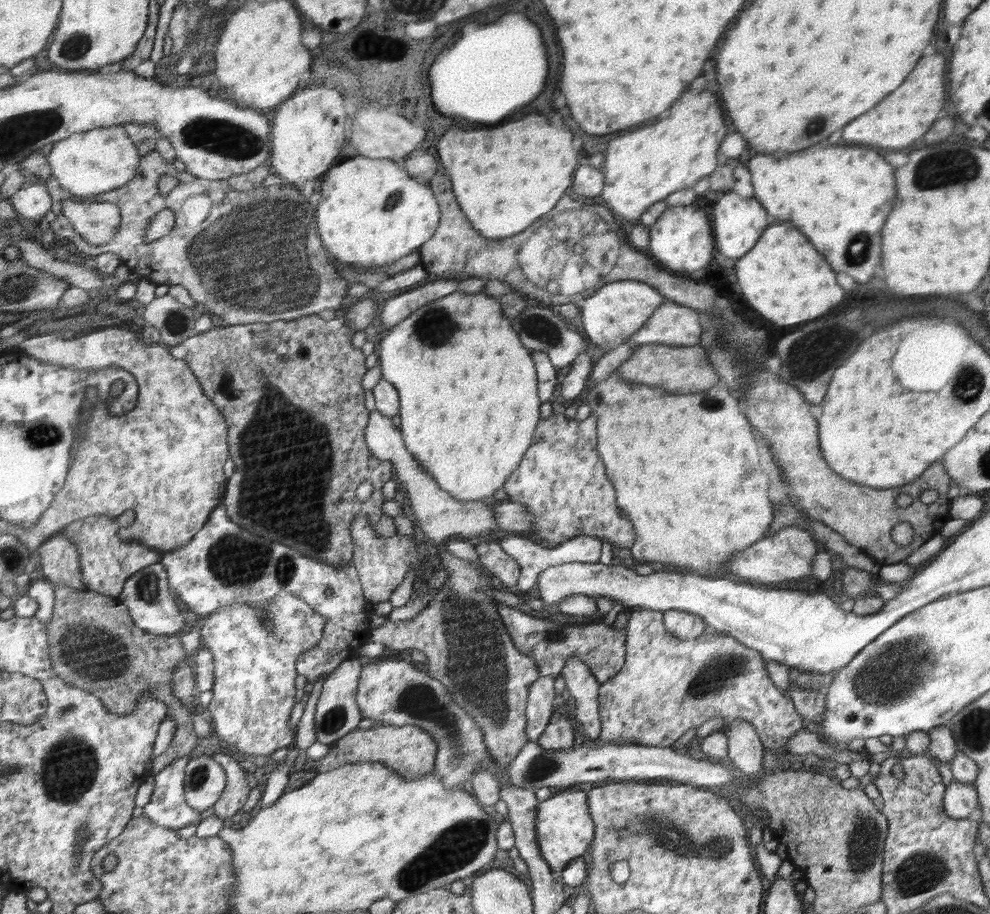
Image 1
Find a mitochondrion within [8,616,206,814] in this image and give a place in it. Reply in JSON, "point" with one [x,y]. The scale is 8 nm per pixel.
{"point":[90,653]}

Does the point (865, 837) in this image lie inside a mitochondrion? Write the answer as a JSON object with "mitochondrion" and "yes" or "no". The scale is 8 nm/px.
{"mitochondrion":"yes"}

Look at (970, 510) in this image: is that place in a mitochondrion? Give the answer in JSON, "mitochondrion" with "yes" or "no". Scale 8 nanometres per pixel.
{"mitochondrion":"no"}

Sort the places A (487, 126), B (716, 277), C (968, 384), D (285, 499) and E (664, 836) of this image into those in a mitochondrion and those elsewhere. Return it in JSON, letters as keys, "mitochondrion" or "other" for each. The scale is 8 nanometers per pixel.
{"A":"other","B":"other","C":"mitochondrion","D":"mitochondrion","E":"mitochondrion"}

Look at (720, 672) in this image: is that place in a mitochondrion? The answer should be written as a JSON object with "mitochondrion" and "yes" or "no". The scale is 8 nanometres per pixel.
{"mitochondrion":"yes"}

